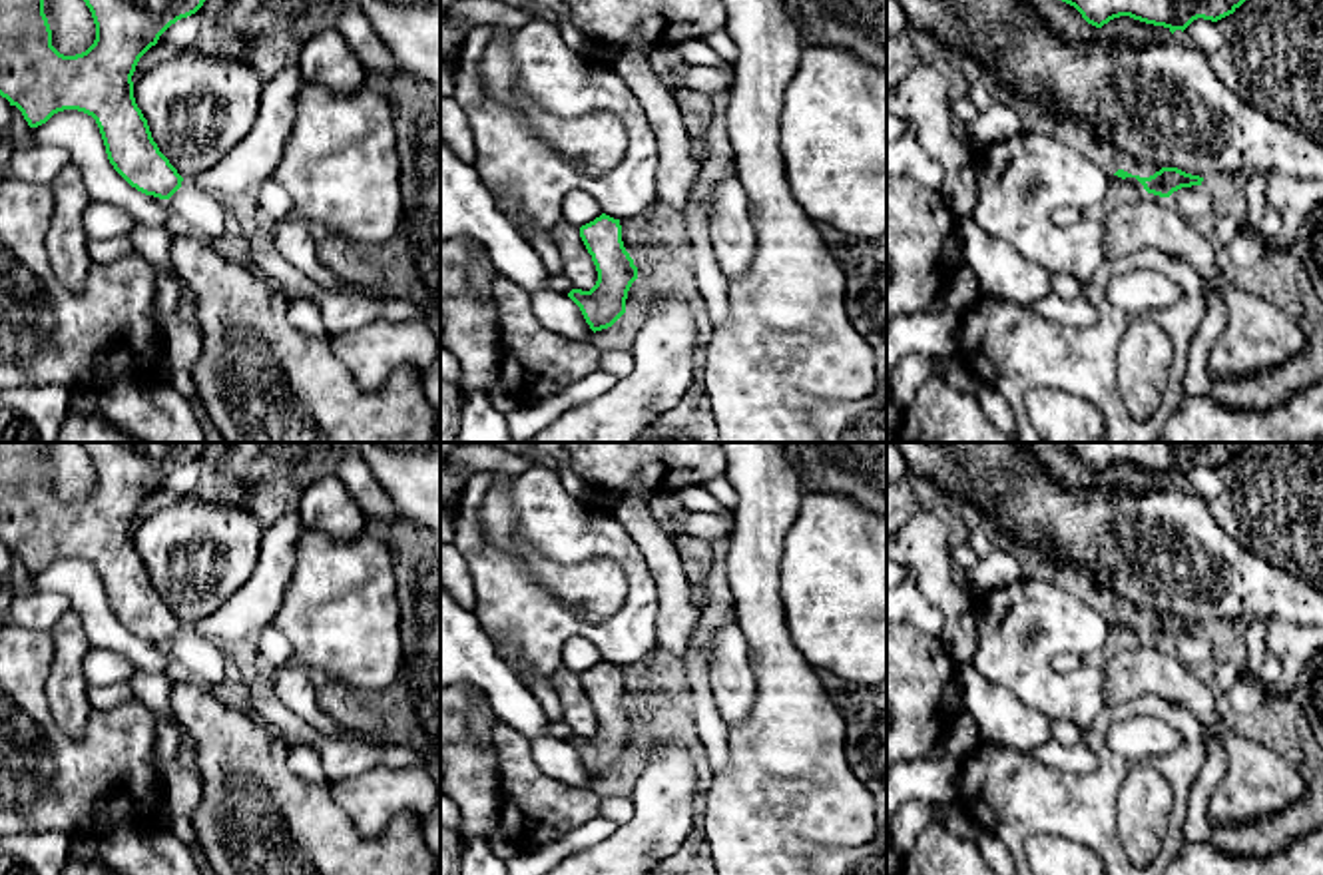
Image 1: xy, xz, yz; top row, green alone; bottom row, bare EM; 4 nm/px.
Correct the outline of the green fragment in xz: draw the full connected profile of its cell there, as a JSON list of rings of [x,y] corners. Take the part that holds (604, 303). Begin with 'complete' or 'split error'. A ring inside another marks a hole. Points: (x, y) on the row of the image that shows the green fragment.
complete | [[[606,213],[580,227],[592,255],[598,281],[590,291],[572,289],[568,297],[580,307],[590,329],[612,327],[626,313],[626,299],[638,279],[638,267],[624,247],[620,219]]]

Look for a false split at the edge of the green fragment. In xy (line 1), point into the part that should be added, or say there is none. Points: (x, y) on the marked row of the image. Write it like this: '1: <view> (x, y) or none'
1: none

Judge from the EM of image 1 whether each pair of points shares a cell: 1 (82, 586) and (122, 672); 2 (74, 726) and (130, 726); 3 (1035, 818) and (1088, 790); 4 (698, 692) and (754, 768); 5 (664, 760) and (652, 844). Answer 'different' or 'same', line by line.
1: different
2: different
3: same
4: different
5: same

